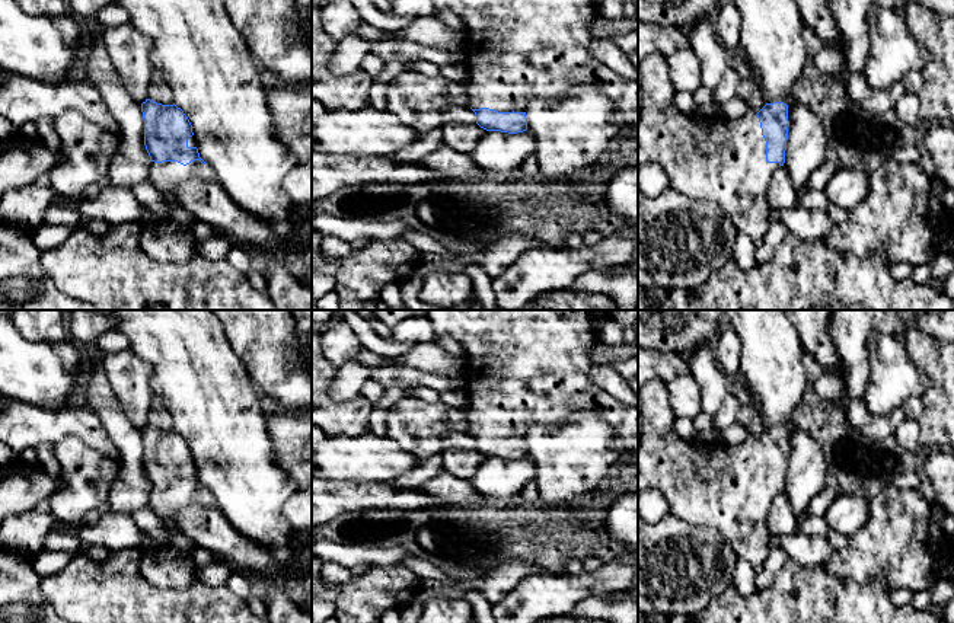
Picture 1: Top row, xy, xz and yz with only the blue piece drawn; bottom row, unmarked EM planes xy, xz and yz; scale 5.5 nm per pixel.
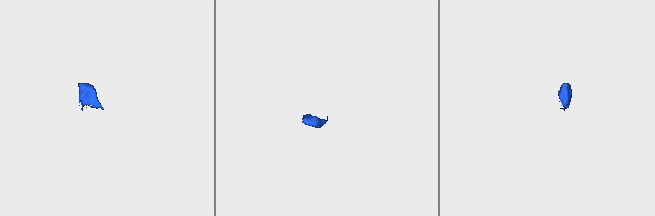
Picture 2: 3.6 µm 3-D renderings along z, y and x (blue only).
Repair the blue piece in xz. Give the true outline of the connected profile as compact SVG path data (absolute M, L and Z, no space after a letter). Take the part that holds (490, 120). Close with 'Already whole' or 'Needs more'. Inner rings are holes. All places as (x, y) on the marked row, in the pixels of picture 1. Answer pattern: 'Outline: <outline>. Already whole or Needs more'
Outline: M433 0L435 9L450 9L457 13L466 25L465 51L466 51L466 67L469 73L468 79L468 106L476 115L476 124L486 131L501 131L508 134L517 134L527 130L526 109L529 103L536 98L555 98L559 96L567 87L590 83L599 87L603 95L613 103L616 111L623 116L625 127L629 134L638 135L638 80L628 80L618 73L609 70L600 61L590 55L588 47L594 39L590 31L590 22L600 16L599 4L594 0Z. Needs more

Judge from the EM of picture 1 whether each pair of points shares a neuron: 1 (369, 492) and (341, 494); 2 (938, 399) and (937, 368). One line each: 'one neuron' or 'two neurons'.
1: one neuron
2: one neuron

